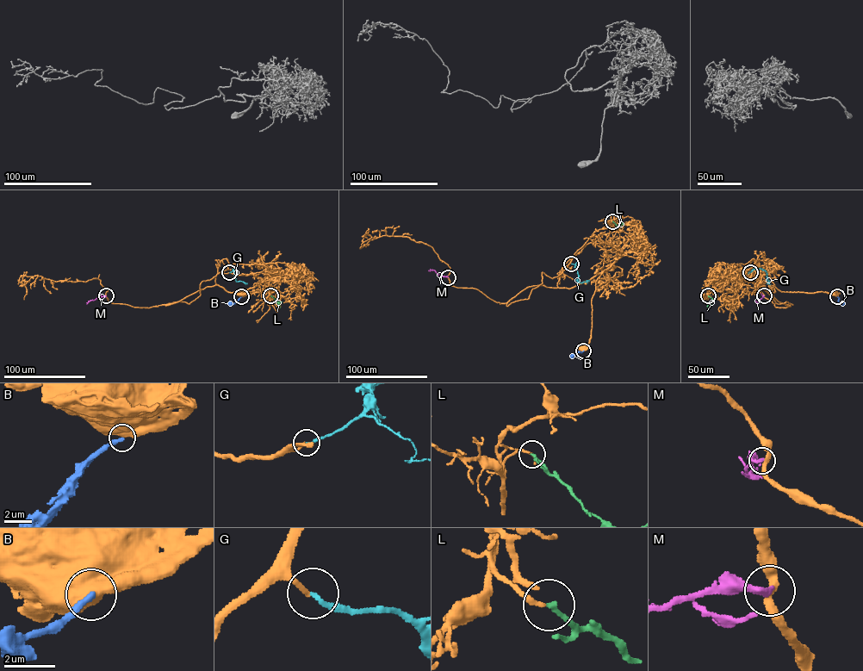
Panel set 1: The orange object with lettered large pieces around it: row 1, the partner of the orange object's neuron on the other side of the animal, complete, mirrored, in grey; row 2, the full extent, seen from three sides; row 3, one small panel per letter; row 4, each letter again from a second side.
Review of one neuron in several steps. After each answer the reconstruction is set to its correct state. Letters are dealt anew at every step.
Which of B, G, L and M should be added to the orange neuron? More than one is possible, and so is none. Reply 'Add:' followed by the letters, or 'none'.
Add: L

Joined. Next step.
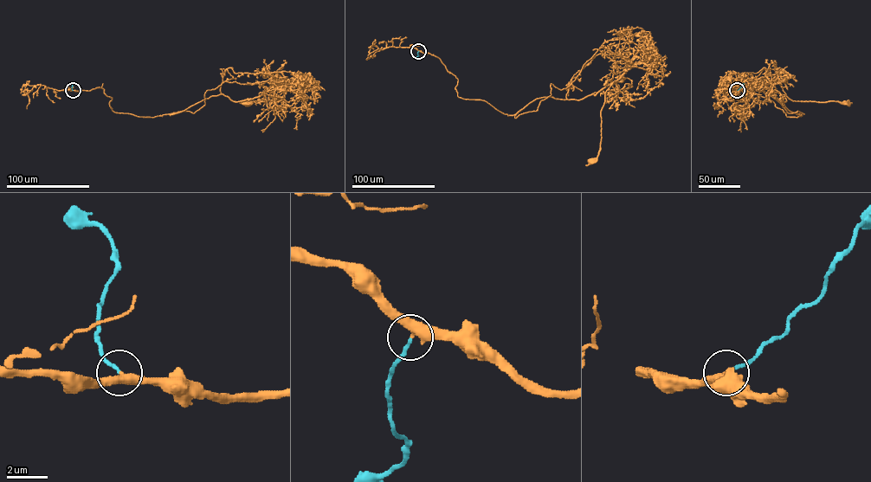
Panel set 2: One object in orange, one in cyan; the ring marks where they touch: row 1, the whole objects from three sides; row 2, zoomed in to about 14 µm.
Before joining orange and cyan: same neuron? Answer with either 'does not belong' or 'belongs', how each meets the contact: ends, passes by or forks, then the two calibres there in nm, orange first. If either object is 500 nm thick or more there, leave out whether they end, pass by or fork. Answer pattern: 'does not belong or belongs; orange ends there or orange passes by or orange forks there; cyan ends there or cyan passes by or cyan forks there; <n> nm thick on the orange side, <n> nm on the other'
belongs; orange passes by; cyan ends there; 400 nm thick on the orange side, 130 nm on the other

